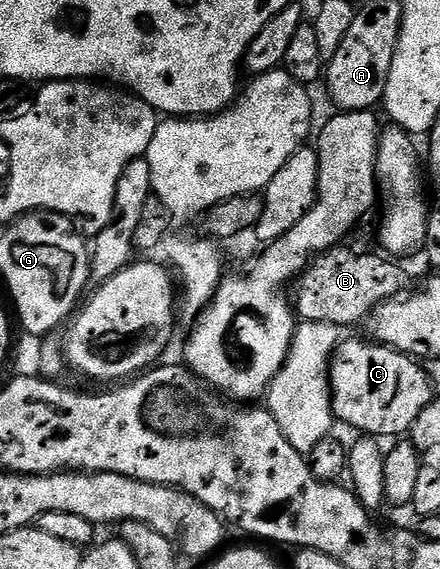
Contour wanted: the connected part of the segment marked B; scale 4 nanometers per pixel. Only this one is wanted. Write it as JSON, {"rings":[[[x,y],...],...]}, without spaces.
{"rings":[[[344,247],[320,253],[295,281],[294,312],[301,321],[330,322],[341,330],[348,330],[351,324],[360,324],[363,320],[365,323],[379,304],[394,299],[409,287],[408,272],[400,265],[403,263],[384,254],[363,256]]]}

